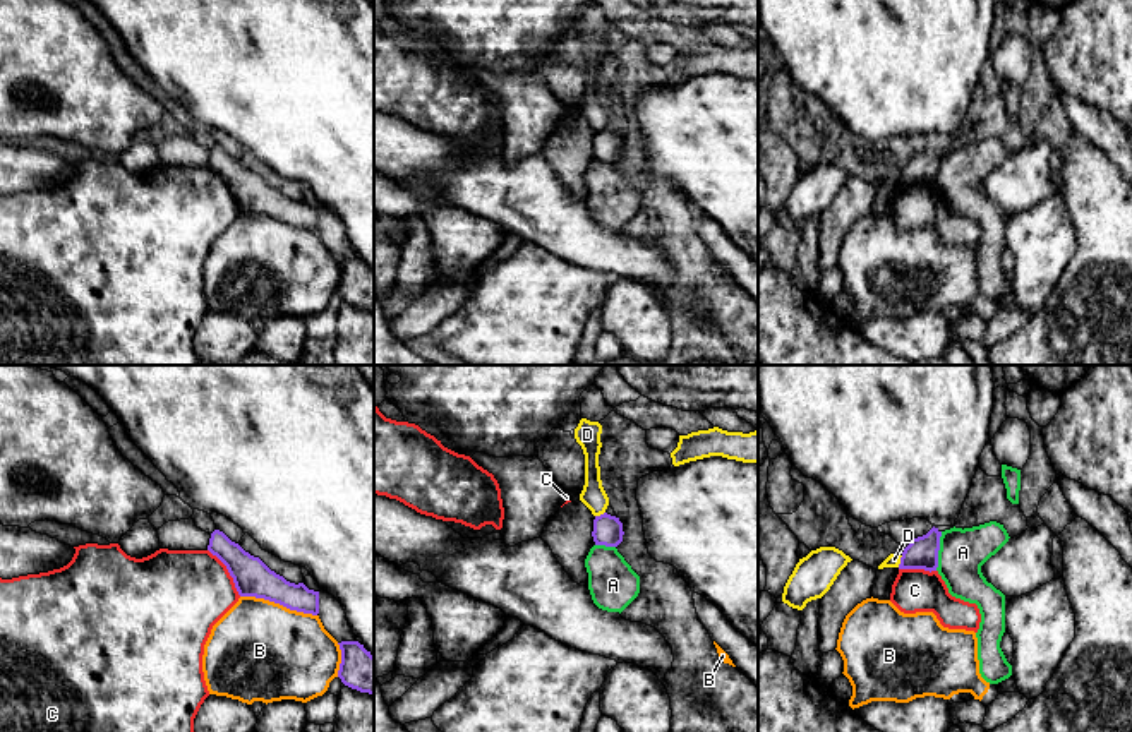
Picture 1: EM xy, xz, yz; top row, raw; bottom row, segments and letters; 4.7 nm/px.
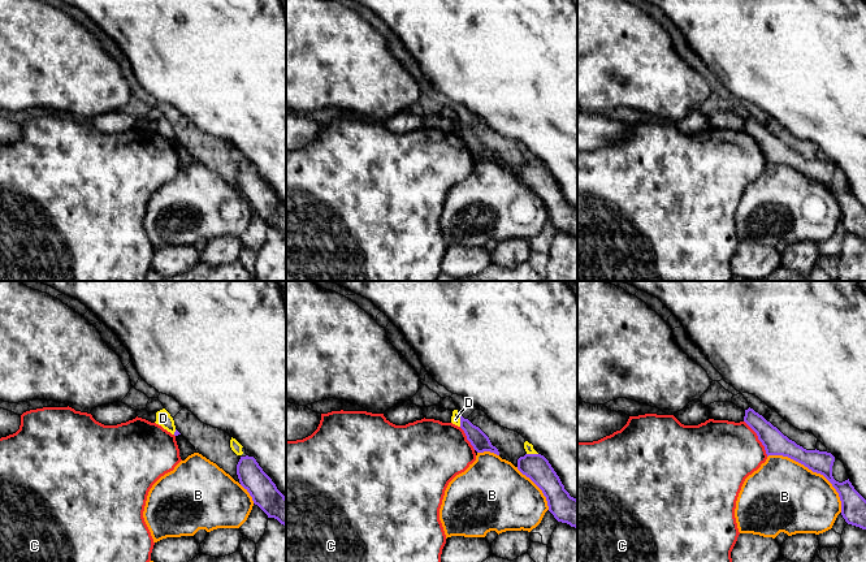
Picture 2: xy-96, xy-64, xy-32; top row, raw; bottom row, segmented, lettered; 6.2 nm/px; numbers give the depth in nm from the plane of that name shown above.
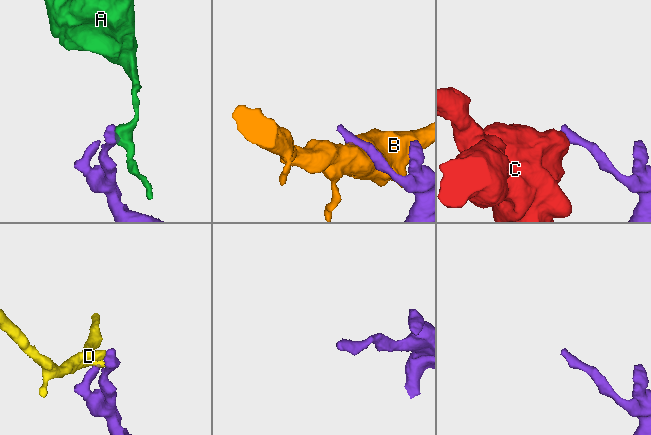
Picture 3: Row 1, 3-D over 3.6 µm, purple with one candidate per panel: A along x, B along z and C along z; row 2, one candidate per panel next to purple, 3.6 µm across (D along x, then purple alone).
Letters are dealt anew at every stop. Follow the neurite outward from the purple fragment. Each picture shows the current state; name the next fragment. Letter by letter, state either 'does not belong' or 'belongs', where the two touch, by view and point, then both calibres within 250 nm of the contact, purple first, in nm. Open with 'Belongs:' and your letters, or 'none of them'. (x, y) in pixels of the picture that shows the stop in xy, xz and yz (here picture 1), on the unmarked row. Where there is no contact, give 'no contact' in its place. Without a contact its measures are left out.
Belongs: none of them
A: does not belong | yz (939, 165) | 150/220 nm
B: does not belong | xy (278, 218) | 180/480 nm
C: does not belong | xy (228, 187) | 180/420 nm
D: does not belong | yz (901, 177) | 150/60 nm

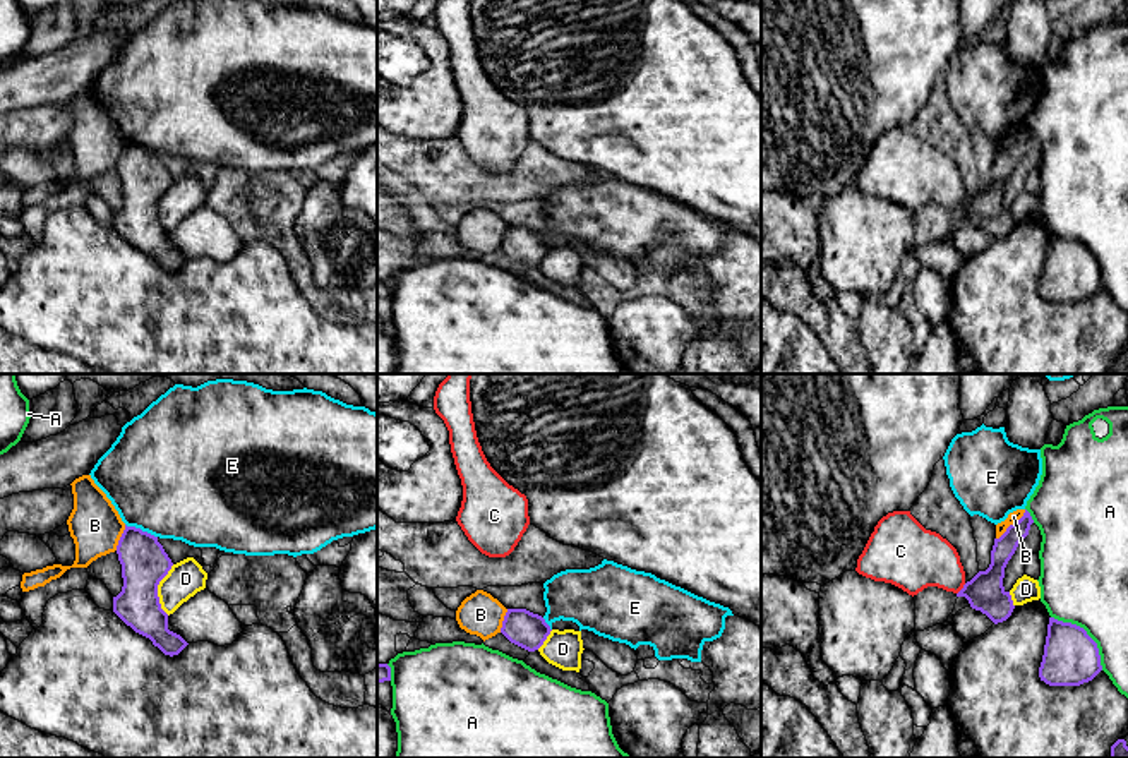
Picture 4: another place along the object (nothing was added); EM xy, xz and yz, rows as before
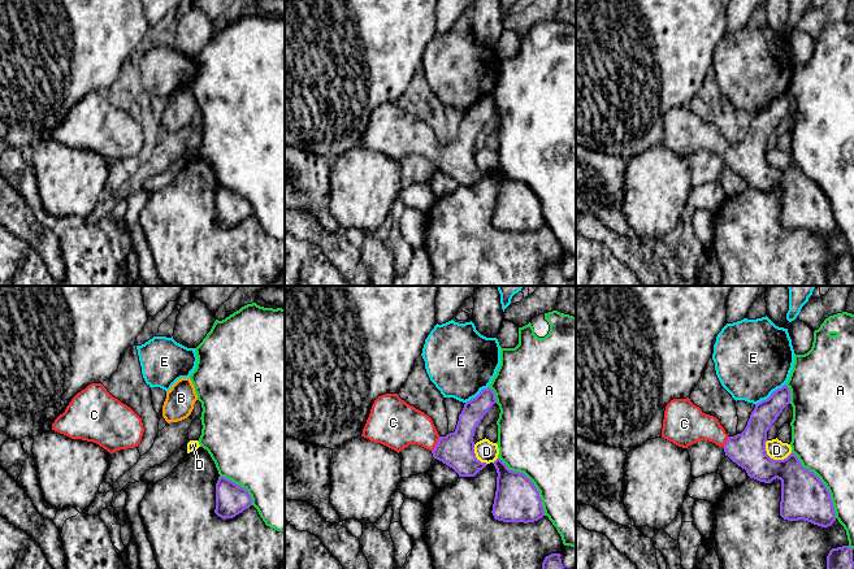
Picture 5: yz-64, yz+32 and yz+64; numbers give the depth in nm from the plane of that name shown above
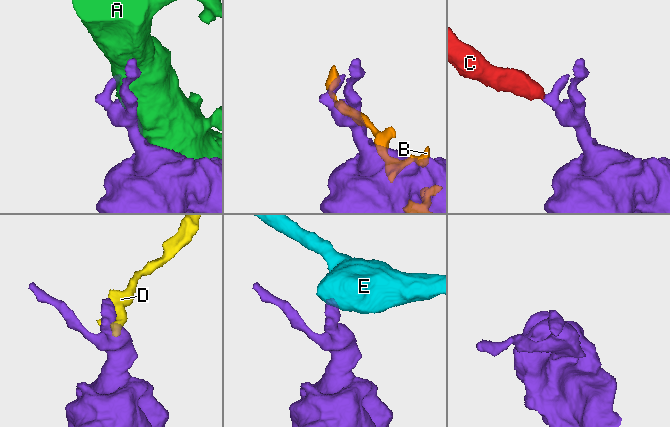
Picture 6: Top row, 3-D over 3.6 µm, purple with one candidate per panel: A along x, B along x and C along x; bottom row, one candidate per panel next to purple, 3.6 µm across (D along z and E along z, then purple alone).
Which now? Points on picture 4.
Belongs: C
A: does not belong | yz (1086, 249) | 260/420 nm
B: does not belong | yz (1014, 139) | 100/50 nm
C: belongs | yz (962, 204) | 180/280 nm
D: does not belong | xy (156, 206) | 220/170 nm
E: does not belong | xy (139, 144) | 220/500 nm

